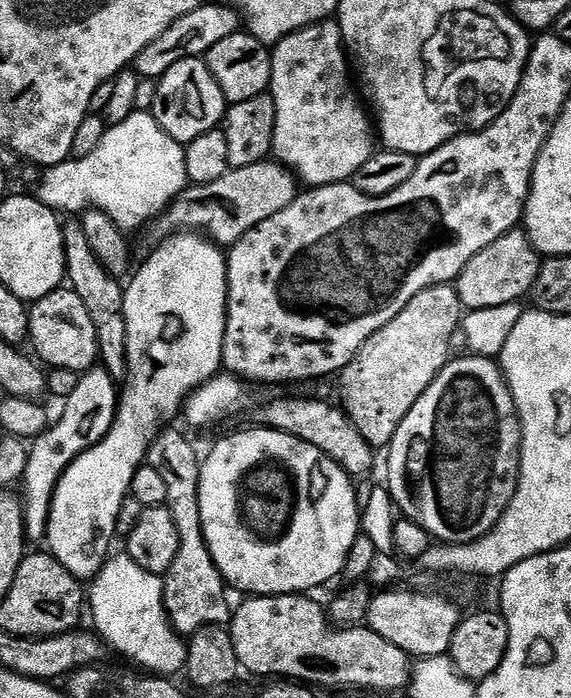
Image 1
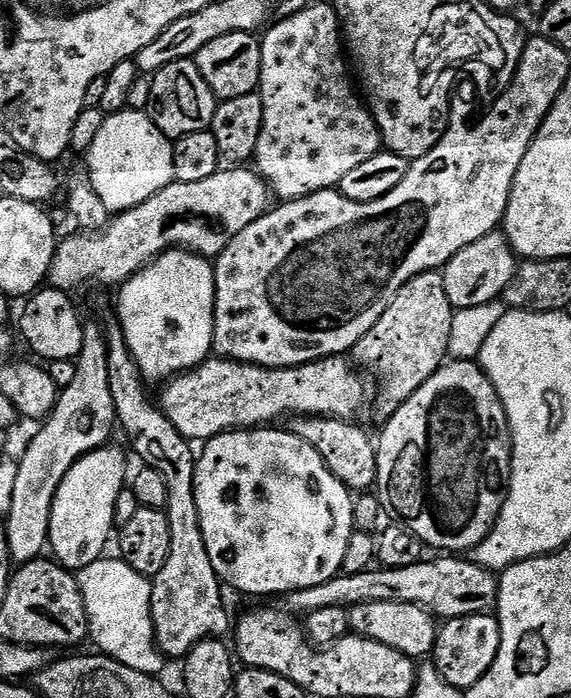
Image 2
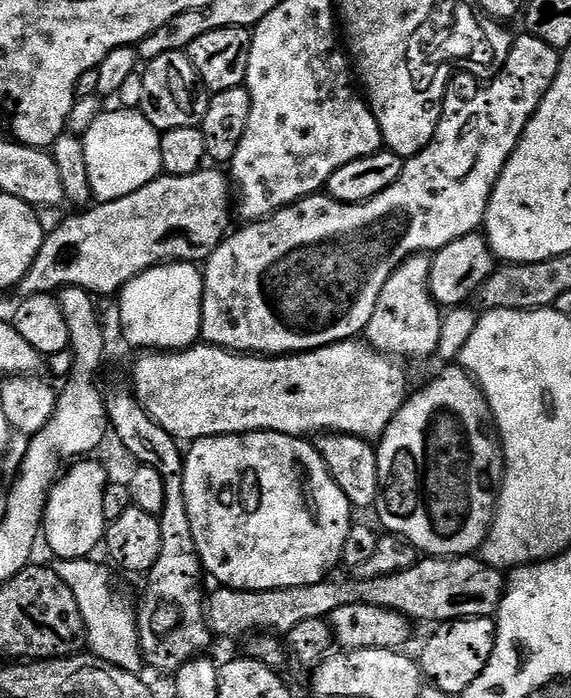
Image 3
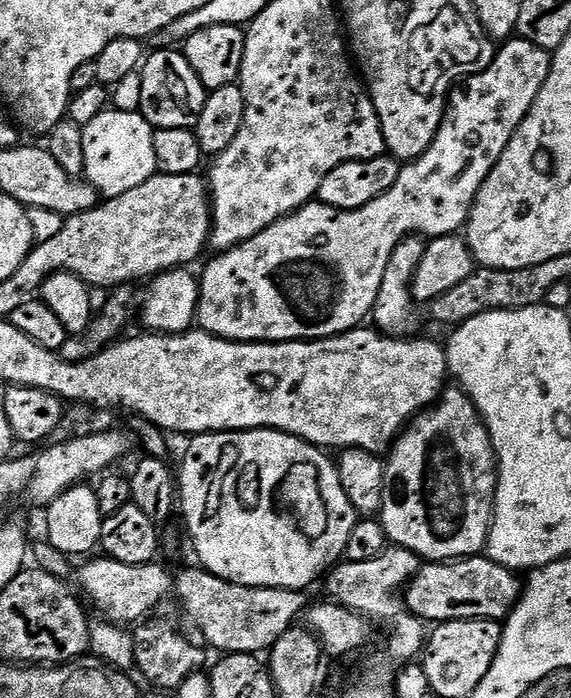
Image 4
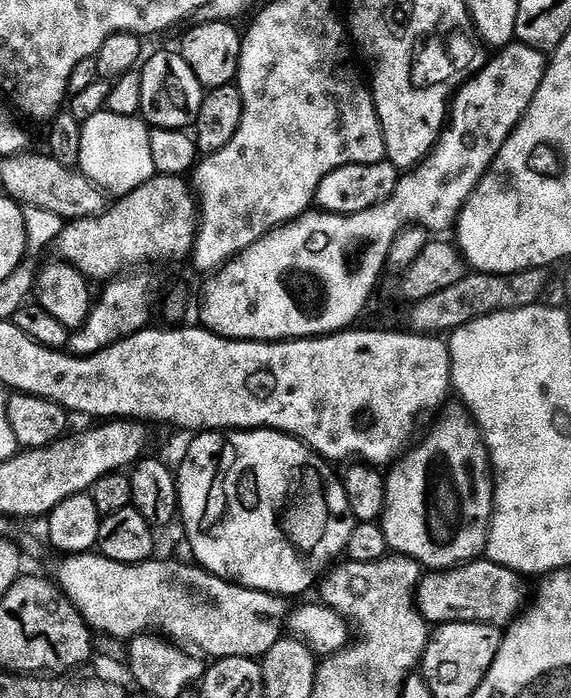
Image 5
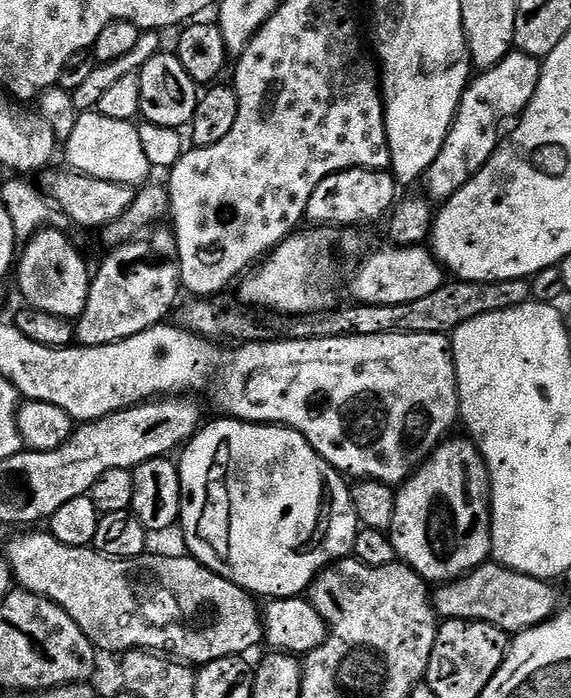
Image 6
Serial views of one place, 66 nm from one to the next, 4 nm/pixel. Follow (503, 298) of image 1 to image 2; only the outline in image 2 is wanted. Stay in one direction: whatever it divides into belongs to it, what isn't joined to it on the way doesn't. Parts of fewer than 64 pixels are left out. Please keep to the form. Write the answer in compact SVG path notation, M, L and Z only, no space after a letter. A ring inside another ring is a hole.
M497 230L486 234L486 238L478 238L478 242L470 242L470 246L458 250L454 258L442 269L443 285L446 298L453 309L474 306L486 306L503 297L506 286L516 277L518 257L508 245L508 239L503 231Z

